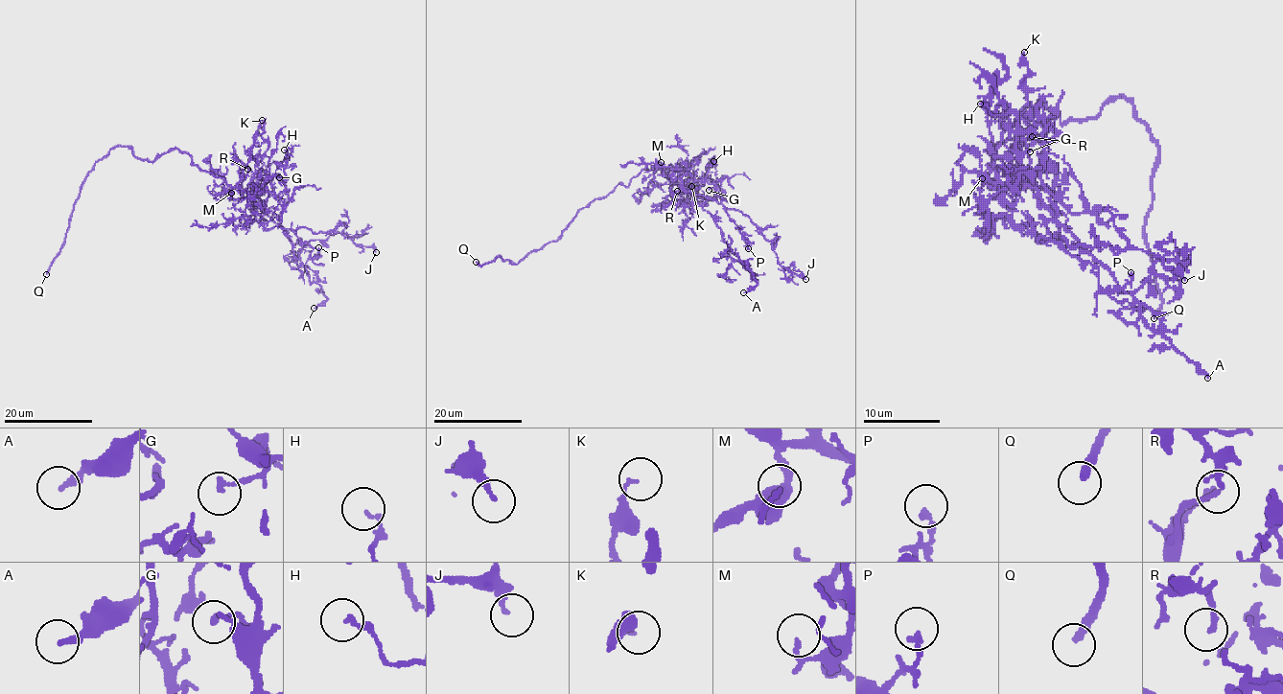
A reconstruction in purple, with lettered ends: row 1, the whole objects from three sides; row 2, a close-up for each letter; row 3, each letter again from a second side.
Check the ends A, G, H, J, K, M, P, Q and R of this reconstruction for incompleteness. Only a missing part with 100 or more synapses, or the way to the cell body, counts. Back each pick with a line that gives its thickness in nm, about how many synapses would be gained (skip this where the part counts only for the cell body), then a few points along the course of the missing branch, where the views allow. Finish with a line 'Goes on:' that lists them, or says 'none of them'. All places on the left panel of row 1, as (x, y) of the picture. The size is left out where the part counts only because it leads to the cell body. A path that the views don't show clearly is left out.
Q: 280 nm thick; missing branch runs (46, 274), (42, 281), (44, 293)
Goes on: Q

